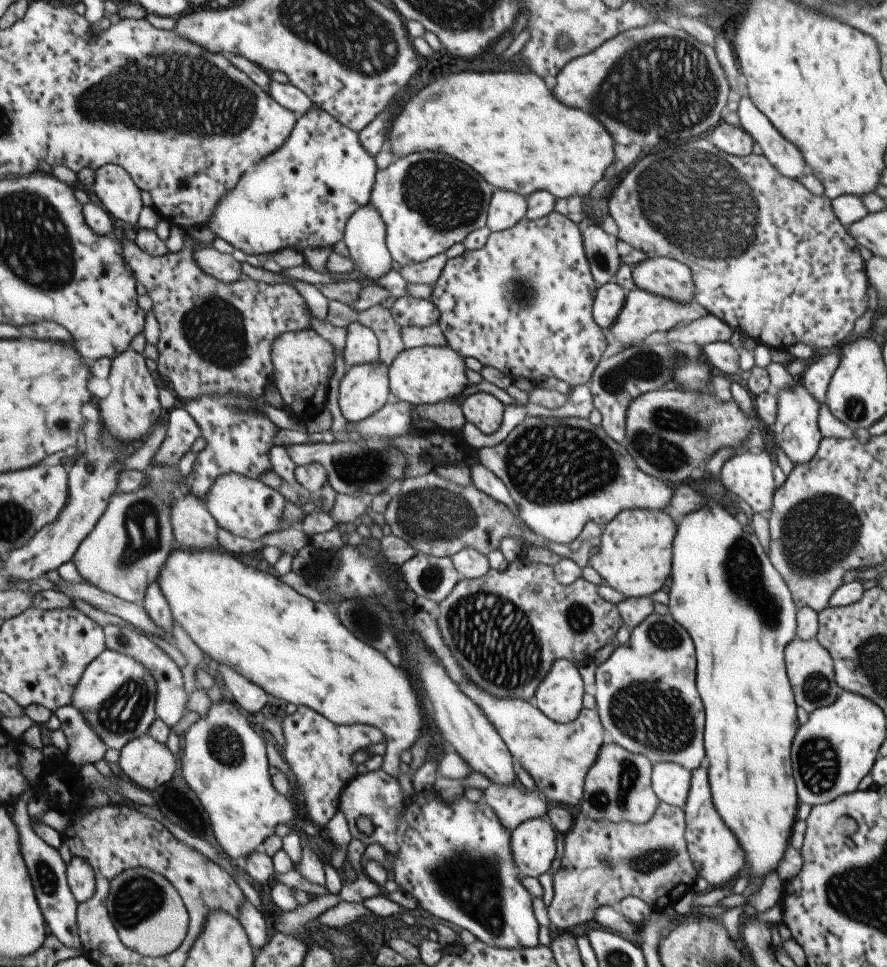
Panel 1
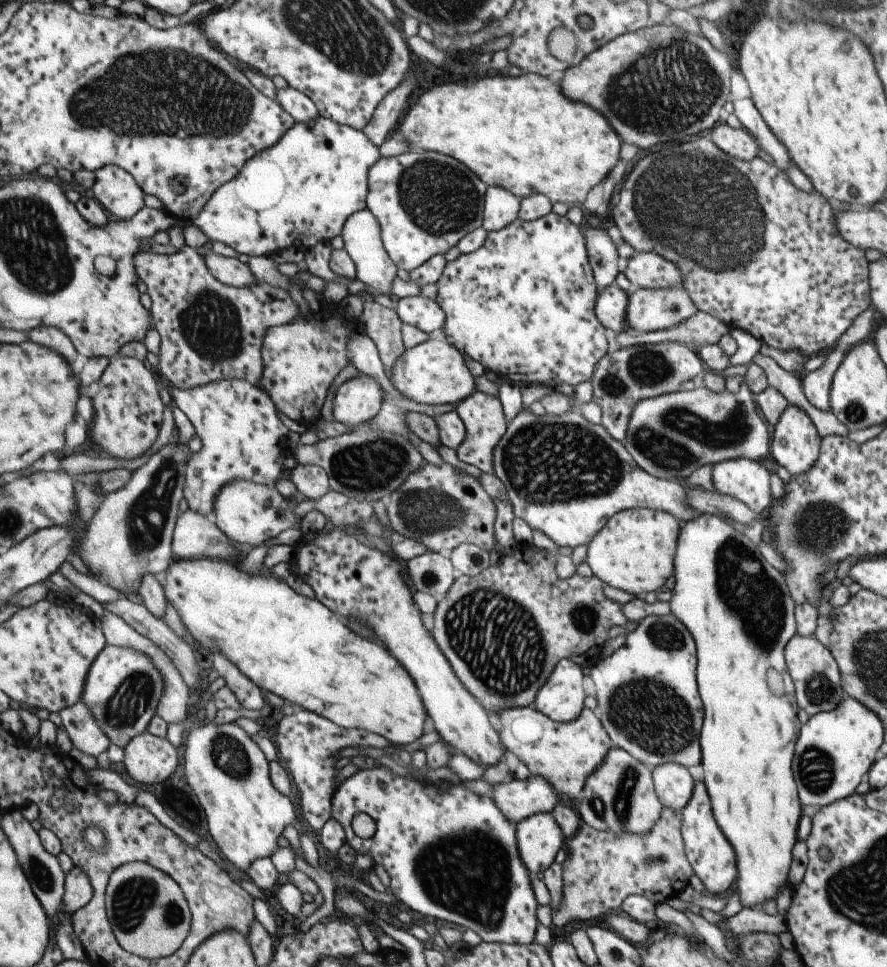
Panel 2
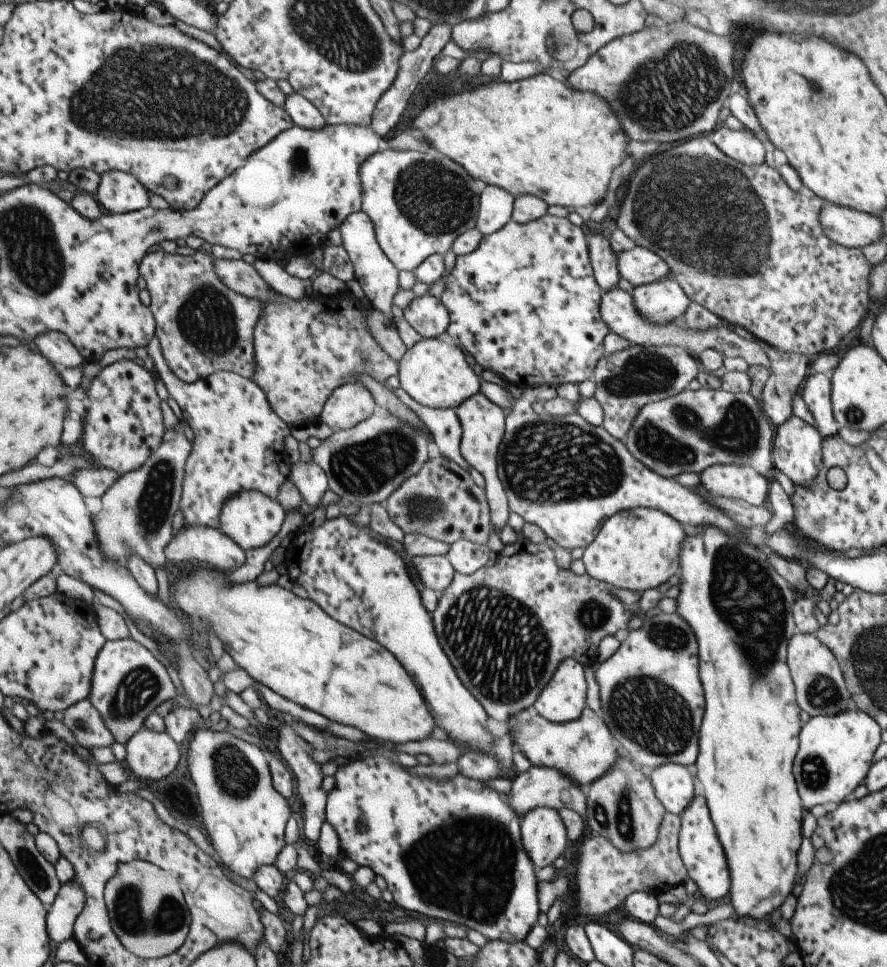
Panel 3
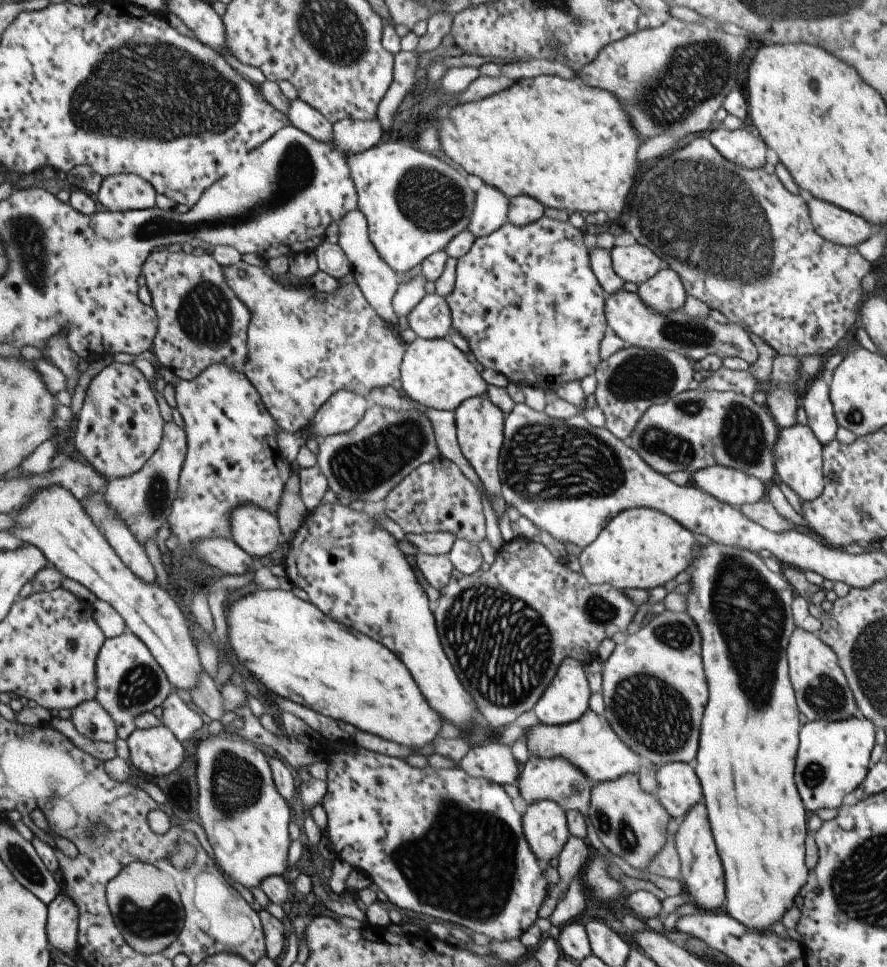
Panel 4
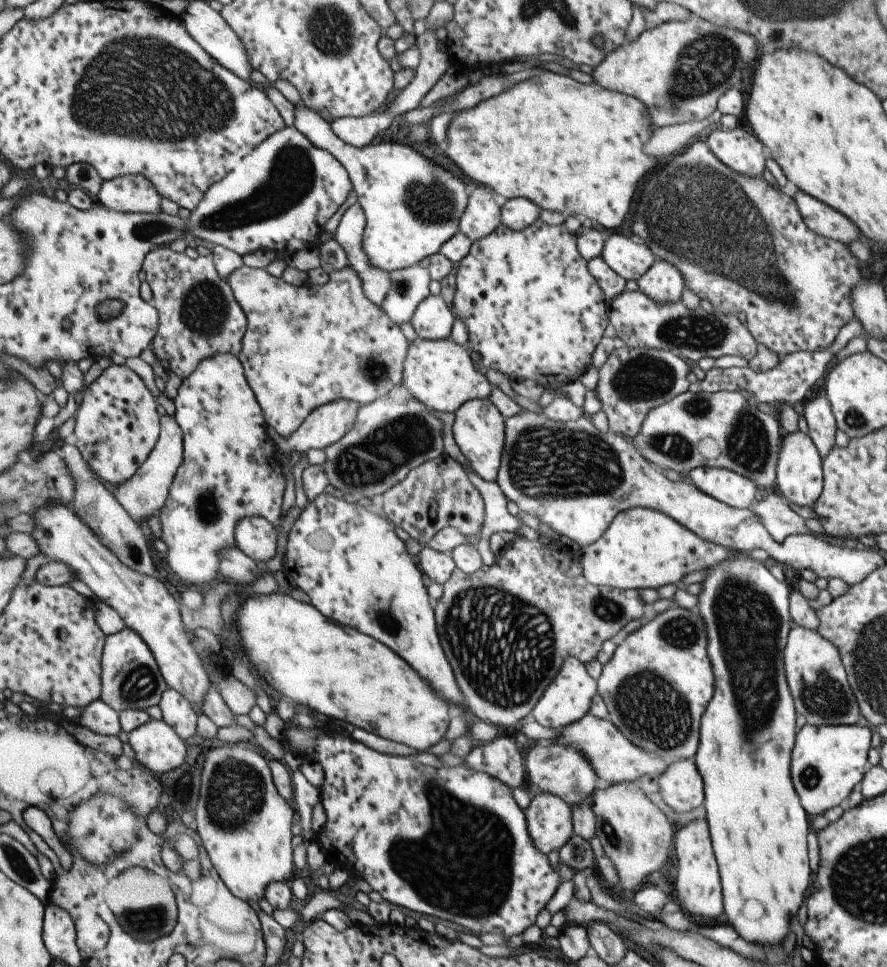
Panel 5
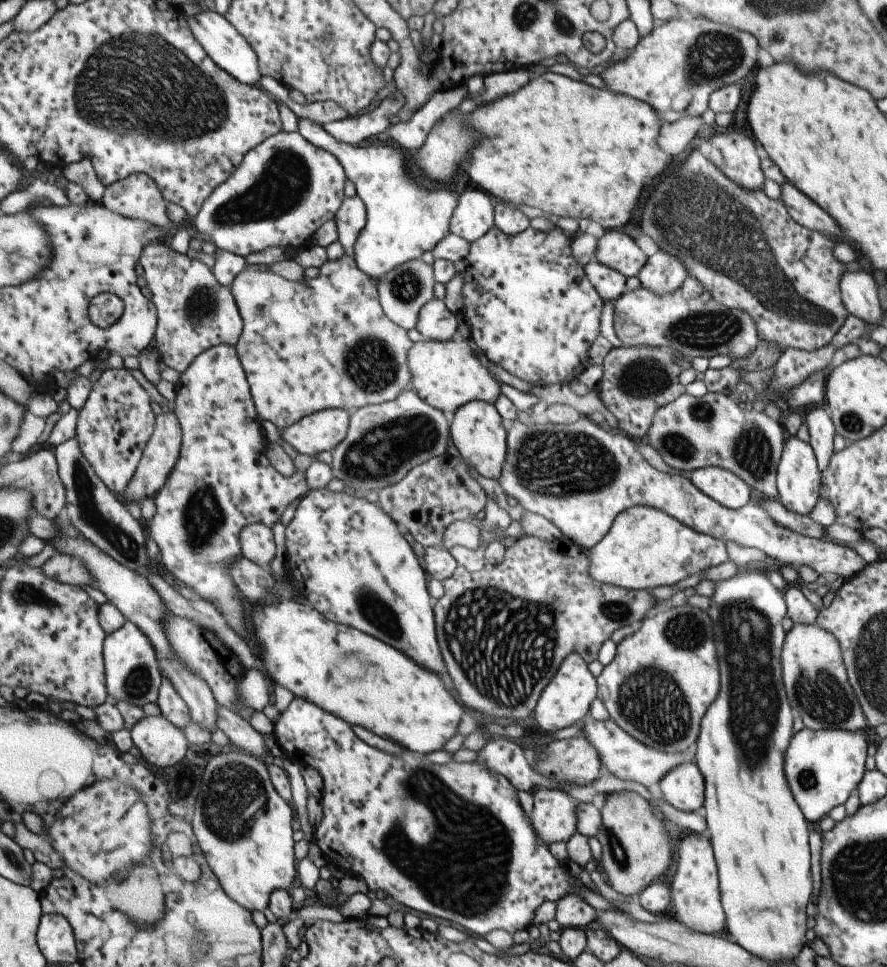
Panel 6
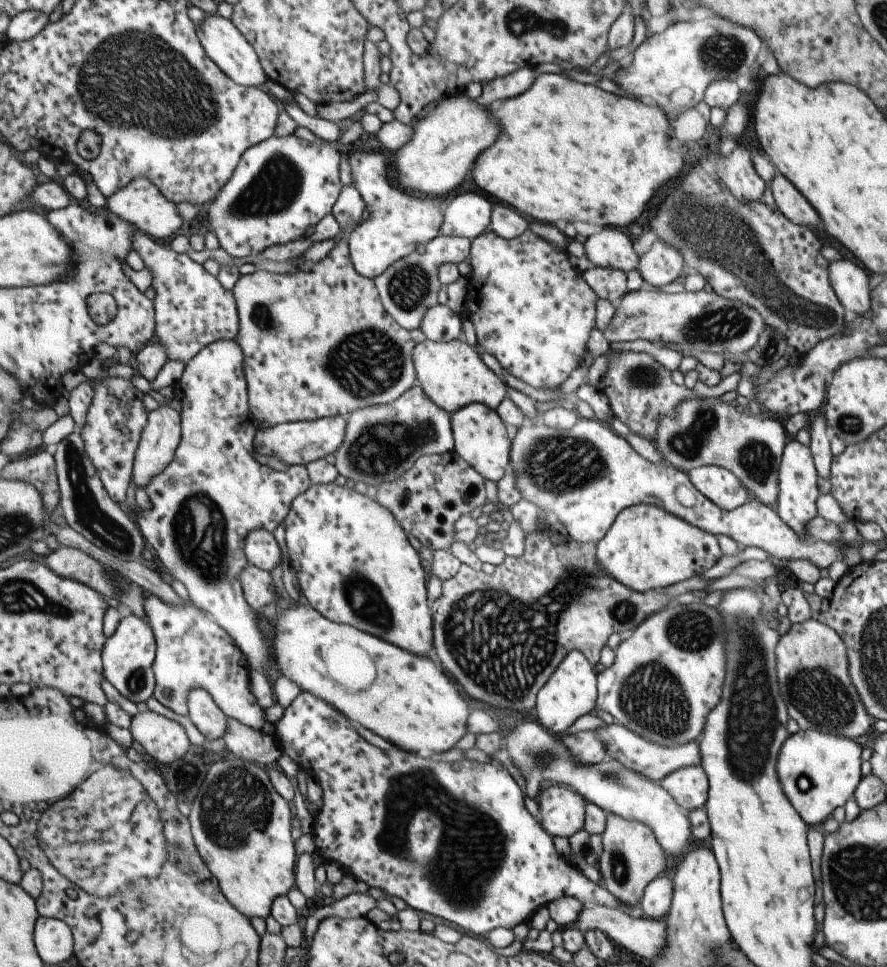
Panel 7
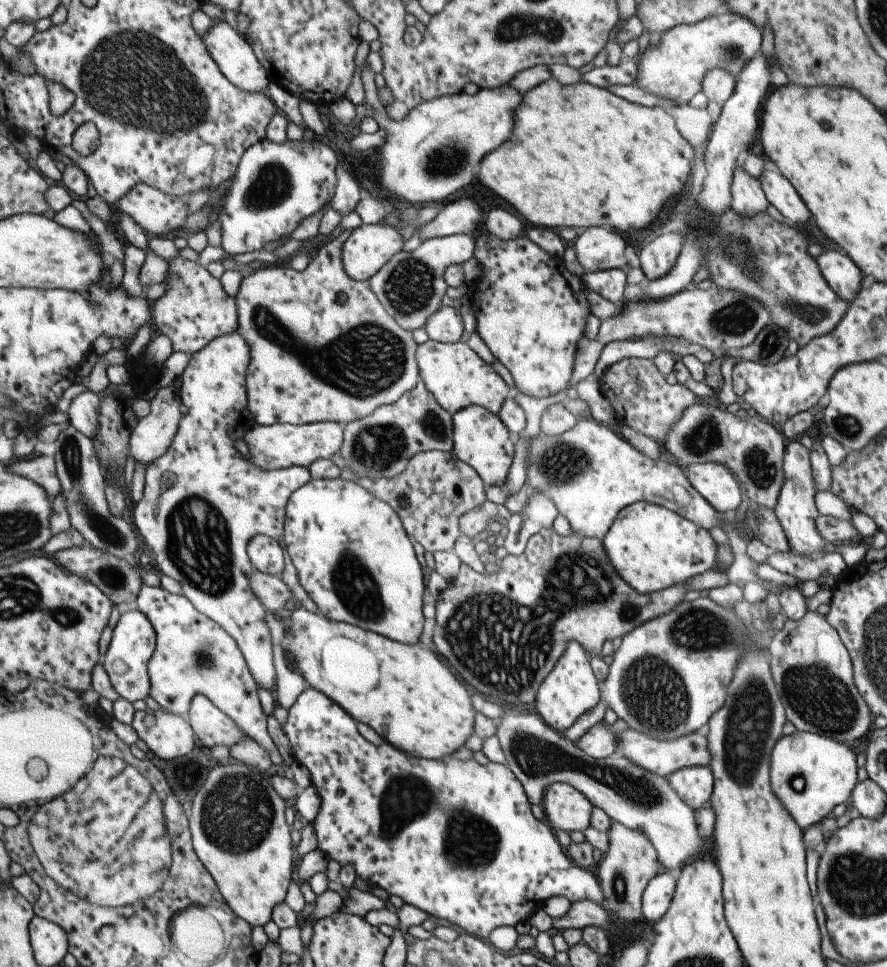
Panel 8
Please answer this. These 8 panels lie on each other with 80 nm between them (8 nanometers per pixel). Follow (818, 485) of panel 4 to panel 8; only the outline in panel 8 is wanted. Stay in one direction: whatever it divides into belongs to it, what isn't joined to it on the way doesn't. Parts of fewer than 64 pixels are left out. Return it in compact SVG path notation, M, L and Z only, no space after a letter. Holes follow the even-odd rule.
M793 440L784 446L781 468L783 480L773 509L788 540L791 552L807 556L819 553L837 553L843 558L846 567L855 567L857 563L861 563L867 551L863 542L856 547L834 546L819 536L814 525L815 517L818 515L814 503L814 494L817 490L811 474L808 450L798 440Z

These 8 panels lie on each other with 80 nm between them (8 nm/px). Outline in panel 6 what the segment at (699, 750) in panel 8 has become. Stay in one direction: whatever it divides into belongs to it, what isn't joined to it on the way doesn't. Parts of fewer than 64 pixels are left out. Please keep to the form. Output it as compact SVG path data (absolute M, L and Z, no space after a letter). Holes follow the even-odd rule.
M587 715L581 721L581 724L579 723L579 726L580 731L578 731L578 735L585 737L585 740L588 740L588 743L594 748L600 760L602 772L604 774L611 774L611 776L615 776L619 780L627 780L627 782L633 780L633 782L638 782L648 787L651 784L655 784L655 782L659 782L659 779L665 776L665 773L669 772L669 769L672 769L675 765L684 762L694 762L695 744L693 744L693 748L689 748L689 752L683 751L667 754L664 751L659 752L654 748L637 742L624 730L621 730L610 718L598 721Z

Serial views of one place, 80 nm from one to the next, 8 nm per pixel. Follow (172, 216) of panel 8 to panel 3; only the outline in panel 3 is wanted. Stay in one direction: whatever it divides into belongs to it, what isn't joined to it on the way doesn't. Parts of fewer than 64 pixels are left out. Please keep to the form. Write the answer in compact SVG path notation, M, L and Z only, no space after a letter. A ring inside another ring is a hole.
M122 170L107 171L101 175L96 199L108 213L125 214L147 206L145 187L133 176Z

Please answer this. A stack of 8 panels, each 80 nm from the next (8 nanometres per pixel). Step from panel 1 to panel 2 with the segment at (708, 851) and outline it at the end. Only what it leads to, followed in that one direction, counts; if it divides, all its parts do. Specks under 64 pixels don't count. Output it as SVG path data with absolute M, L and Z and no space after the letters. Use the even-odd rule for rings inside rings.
M697 781L693 784L691 796L680 813L682 814L680 833L684 844L684 853L695 876L701 880L705 888L704 893L714 896L725 892L737 876L735 854L733 854L731 844L725 840L725 836L721 834L721 830L717 828L717 824L711 816L709 800L707 800L707 794L705 794L705 788L701 782Z

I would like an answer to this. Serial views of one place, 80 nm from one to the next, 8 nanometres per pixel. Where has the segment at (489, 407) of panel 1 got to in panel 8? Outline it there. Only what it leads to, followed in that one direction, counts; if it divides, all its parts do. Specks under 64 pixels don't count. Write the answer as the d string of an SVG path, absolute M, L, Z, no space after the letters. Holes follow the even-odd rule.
M469 405L451 415L452 452L480 476L485 486L502 485L514 457L514 443L500 418L479 405Z

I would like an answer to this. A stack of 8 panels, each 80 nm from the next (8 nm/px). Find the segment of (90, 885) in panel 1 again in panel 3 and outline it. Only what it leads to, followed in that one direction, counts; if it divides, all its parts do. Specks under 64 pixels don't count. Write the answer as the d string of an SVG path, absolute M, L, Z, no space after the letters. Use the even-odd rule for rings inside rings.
M77 879L62 884L55 902L48 907L48 931L55 942L73 939L73 926L83 912L87 900L86 890Z

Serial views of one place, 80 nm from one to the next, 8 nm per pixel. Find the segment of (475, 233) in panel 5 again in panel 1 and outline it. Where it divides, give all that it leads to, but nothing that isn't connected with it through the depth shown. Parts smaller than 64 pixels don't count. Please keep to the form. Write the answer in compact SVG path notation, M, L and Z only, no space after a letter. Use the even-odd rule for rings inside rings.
M496 188L488 204L485 226L490 231L502 231L517 224L525 213L526 197Z

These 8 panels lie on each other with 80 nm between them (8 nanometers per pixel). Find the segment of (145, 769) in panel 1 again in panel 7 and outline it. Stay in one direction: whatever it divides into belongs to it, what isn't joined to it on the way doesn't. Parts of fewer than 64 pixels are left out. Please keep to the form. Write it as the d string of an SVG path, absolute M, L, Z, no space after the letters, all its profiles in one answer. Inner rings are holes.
M149 709L132 718L133 740L139 742L147 756L159 764L171 764L189 748L183 728L173 720Z

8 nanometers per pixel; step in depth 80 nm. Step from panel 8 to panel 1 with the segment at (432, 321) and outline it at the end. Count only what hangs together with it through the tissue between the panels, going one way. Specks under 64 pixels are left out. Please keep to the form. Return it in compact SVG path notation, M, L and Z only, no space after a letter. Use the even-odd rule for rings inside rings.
M407 294L396 298L388 311L400 327L407 325L428 327L437 323L439 316L431 301L416 299Z

